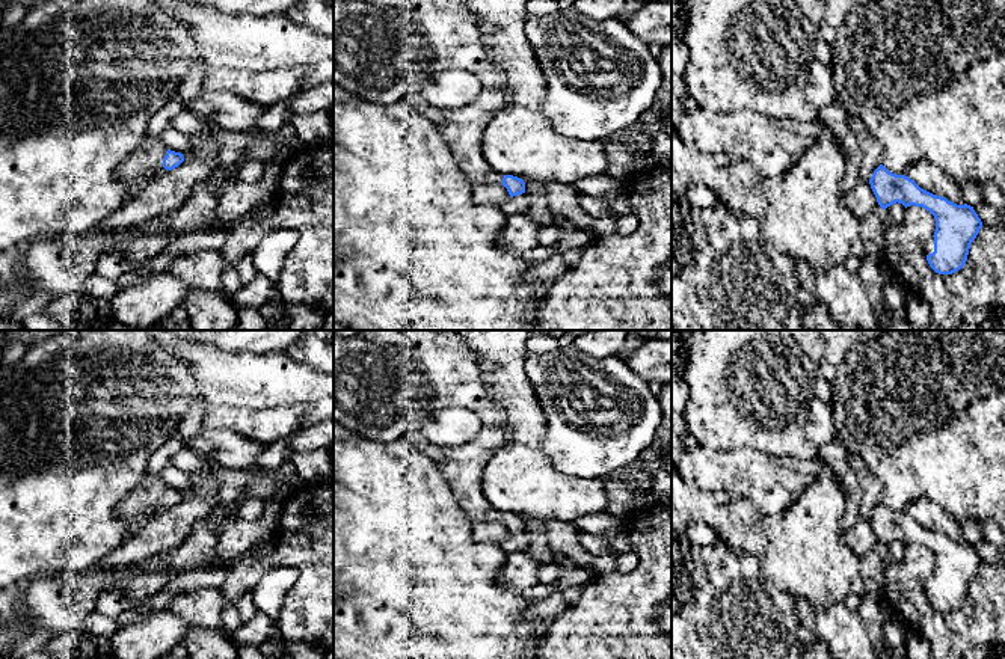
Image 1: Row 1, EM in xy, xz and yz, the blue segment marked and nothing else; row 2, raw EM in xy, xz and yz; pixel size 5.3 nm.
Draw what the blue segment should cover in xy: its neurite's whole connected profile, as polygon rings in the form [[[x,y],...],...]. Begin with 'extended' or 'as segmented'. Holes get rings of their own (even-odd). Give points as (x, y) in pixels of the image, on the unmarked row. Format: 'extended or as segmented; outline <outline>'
extended; outline [[[145,472],[139,486],[121,502],[118,513],[127,525],[127,534],[133,534],[183,499],[181,490],[166,487],[161,480]]]

